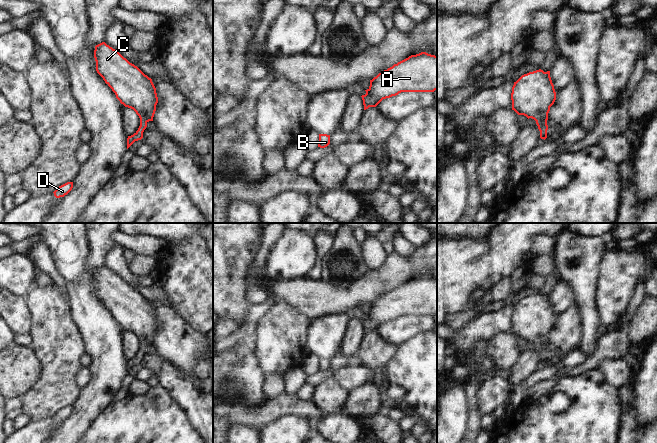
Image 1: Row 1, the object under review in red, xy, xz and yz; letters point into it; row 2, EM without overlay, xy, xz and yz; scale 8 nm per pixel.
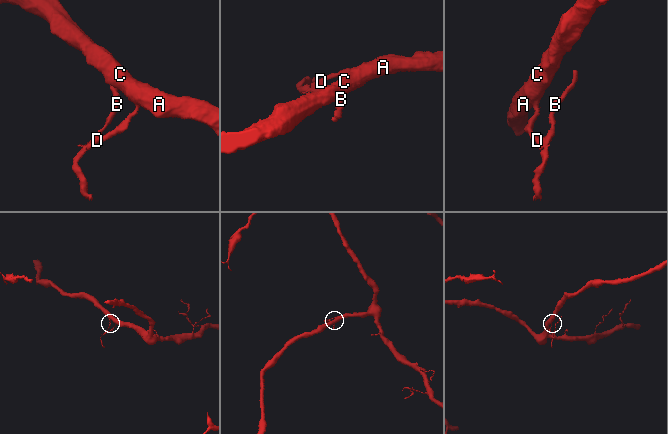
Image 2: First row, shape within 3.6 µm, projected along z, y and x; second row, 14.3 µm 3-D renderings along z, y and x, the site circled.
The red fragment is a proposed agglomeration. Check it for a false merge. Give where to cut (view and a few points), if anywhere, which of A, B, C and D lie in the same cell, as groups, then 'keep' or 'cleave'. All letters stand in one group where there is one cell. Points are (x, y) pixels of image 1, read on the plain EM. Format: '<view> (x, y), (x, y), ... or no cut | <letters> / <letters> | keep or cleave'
no cut | A B C D | keep

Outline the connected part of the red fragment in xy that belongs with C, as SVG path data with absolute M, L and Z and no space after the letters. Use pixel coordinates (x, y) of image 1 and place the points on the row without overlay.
M102 266L95 270L96 295L125 331L133 333L140 342L138 354L127 362L127 373L143 362L149 345L153 345L158 327L152 303L130 287L118 275Z

